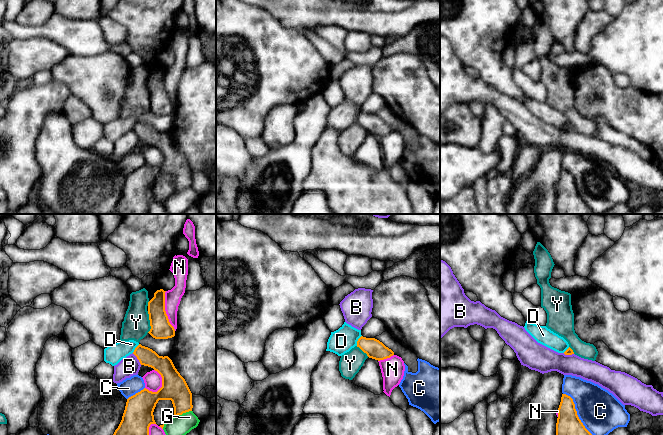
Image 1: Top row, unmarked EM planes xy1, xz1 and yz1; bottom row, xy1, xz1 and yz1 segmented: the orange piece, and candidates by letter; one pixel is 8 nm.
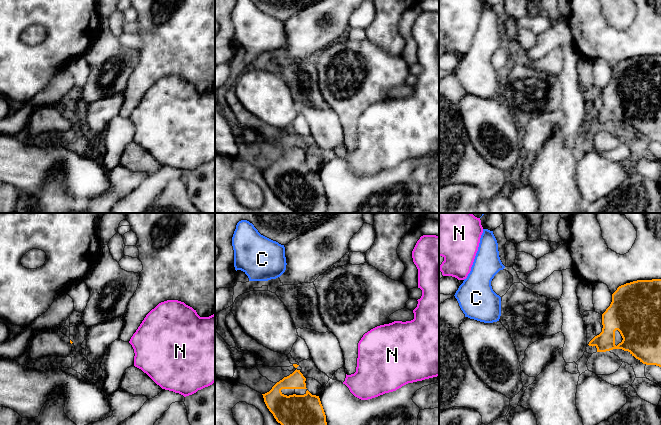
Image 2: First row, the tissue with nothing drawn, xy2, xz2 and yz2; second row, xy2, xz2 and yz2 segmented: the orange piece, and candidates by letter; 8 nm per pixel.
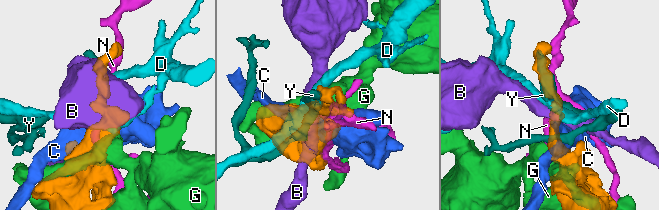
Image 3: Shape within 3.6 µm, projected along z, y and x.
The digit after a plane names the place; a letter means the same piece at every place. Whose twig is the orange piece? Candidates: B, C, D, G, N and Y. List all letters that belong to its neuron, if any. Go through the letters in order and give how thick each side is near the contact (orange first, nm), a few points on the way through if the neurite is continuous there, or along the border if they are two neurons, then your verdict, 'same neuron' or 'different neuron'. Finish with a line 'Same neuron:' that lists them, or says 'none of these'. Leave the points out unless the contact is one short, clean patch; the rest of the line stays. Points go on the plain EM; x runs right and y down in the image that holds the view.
B: calibres 150 and 160 nm; border xy1 (132, 129), (141, 140); different neuron
C: calibres 260 and 340 nm; different neuron
D: calibres 150 and 200 nm; border xz1 (361, 111), (356, 121); different neuron
G: calibres 200 and 180 nm; different neuron
N: calibres 160 and 130 nm; different neuron
Y: calibres 160 and 220 nm; different neuron
Same neuron: none of these

